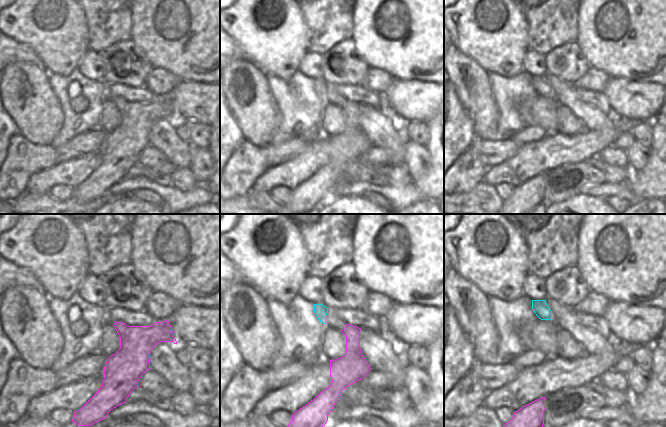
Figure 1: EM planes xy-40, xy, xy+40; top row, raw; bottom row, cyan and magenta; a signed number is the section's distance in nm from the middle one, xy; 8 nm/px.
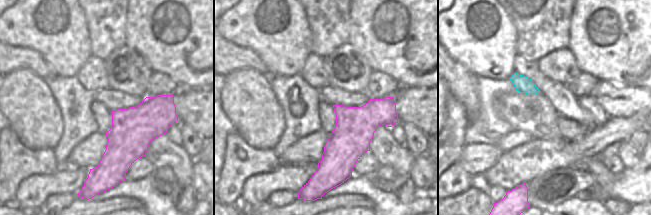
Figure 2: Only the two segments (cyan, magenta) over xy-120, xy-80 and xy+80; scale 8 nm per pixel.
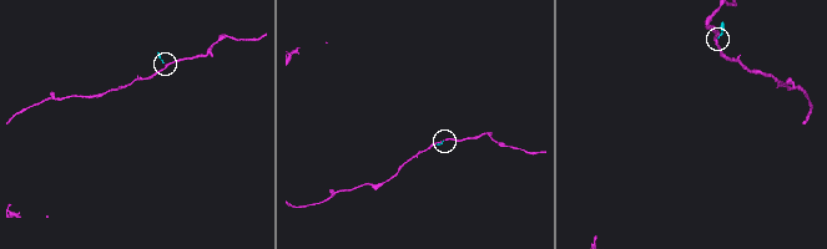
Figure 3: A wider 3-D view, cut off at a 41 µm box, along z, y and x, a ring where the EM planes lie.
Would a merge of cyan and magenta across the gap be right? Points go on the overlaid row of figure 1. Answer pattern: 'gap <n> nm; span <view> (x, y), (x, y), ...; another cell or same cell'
gap 140 nm; span xy (325, 323), (341, 330); same cell

